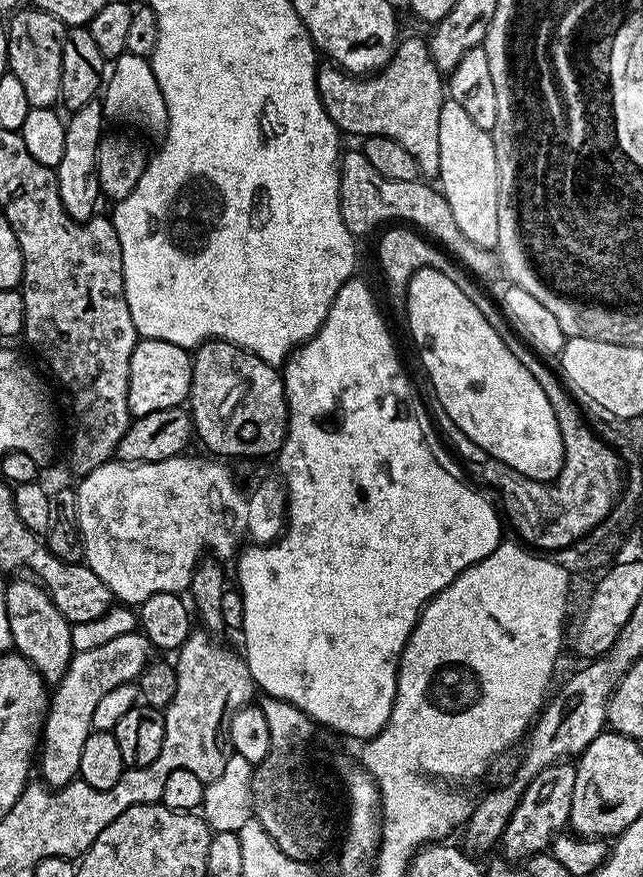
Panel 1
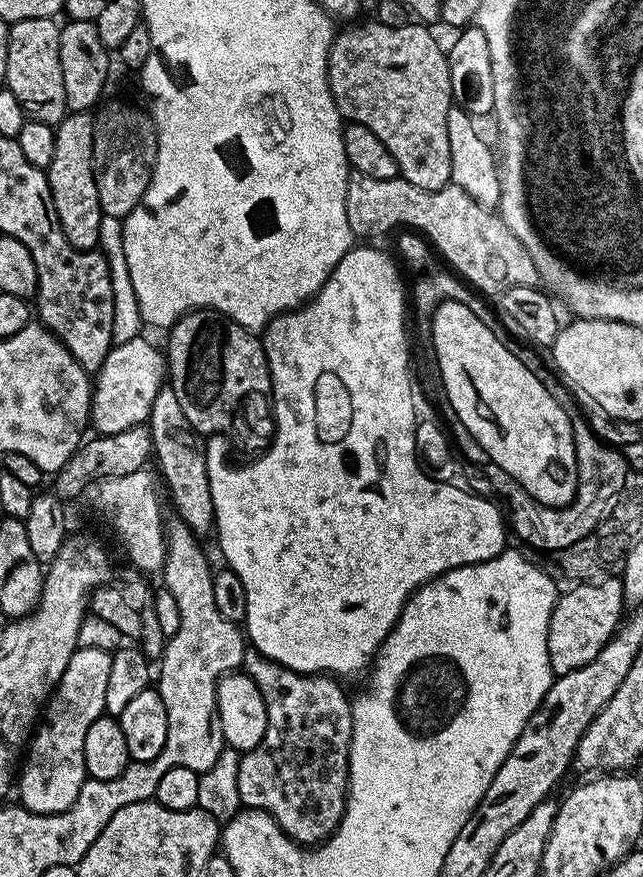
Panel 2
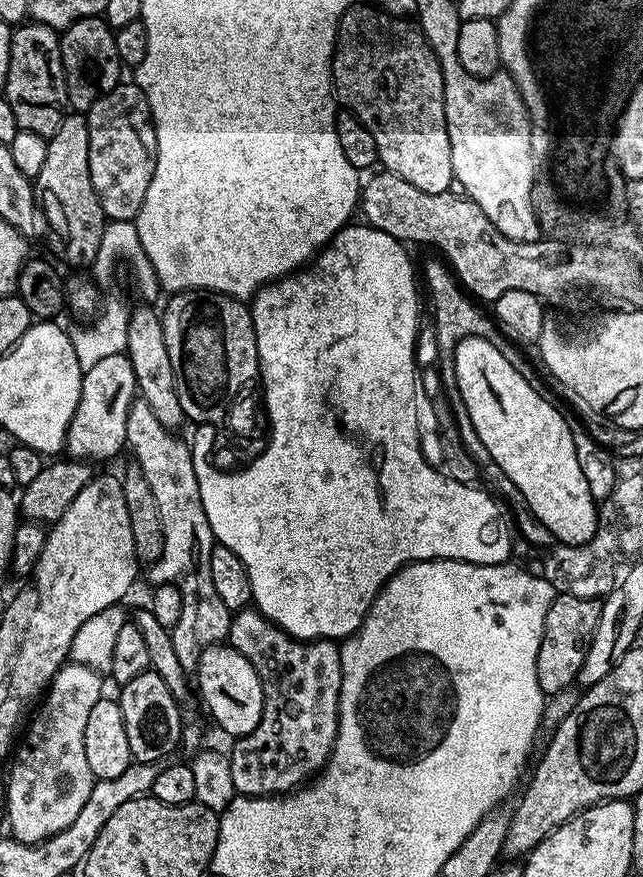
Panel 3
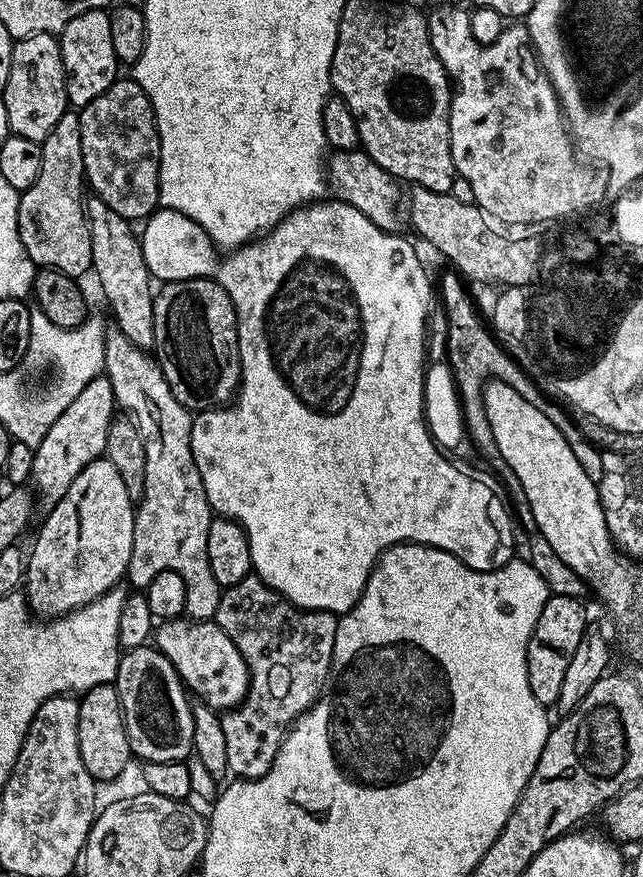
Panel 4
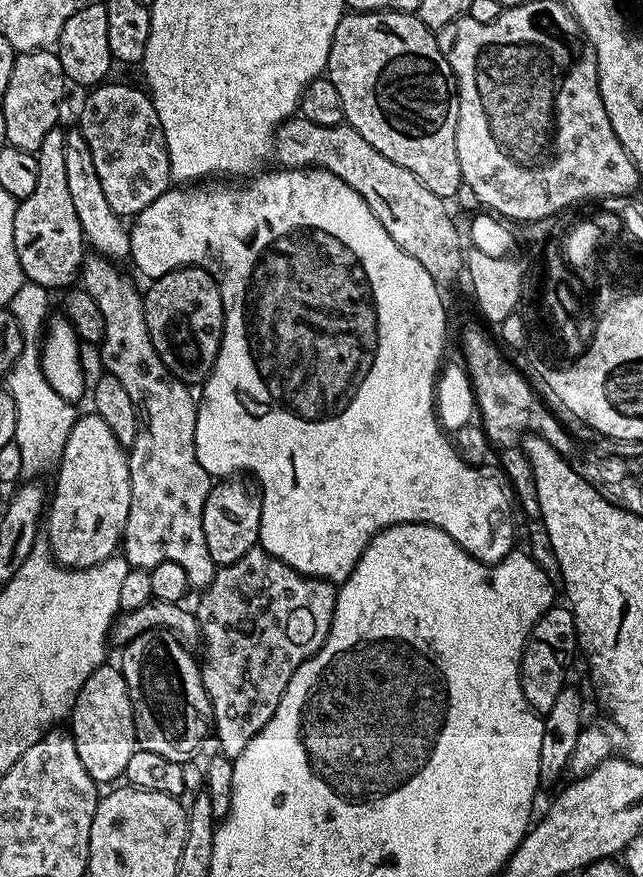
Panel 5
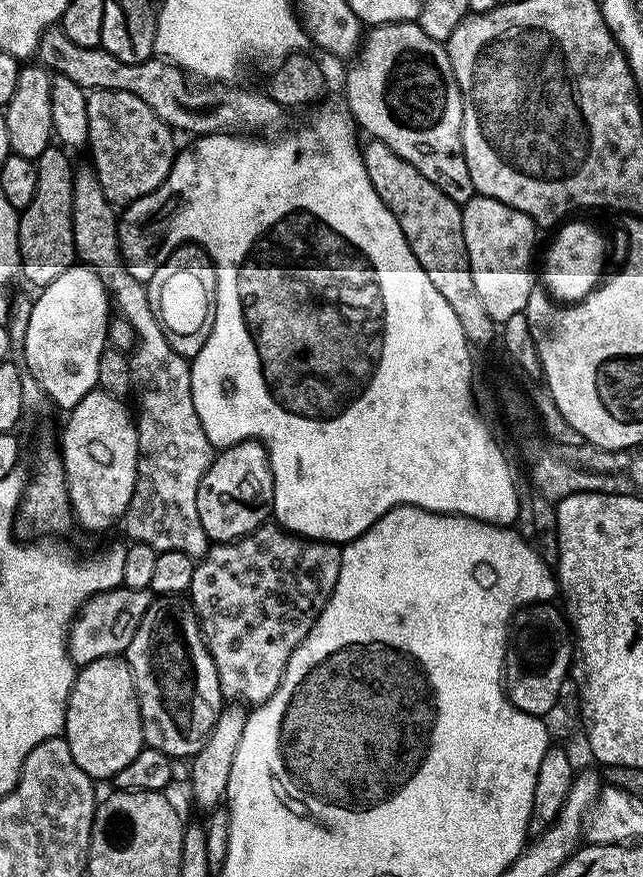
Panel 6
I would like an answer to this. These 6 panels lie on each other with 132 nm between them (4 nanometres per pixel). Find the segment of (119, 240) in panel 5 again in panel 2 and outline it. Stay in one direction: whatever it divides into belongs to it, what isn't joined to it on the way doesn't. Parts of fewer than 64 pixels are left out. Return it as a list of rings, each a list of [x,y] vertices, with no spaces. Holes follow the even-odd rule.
[[[171,386],[161,387],[160,393],[154,398],[154,406],[150,410],[150,414],[148,415],[146,426],[152,431],[152,449],[154,451],[154,464],[157,464],[160,467],[161,472],[164,474],[164,480],[162,476],[162,482],[168,486],[169,492],[172,494],[172,502],[176,506],[177,512],[175,512],[179,519],[182,519],[186,522],[188,526],[190,526],[190,530],[196,533],[197,537],[204,538],[204,535],[211,533],[213,531],[216,515],[214,514],[214,498],[210,492],[210,474],[207,470],[206,464],[206,440],[205,437],[201,436],[199,432],[194,430],[194,426],[190,426],[190,421],[187,420],[185,412],[182,411],[182,405],[178,403],[178,394],[174,394],[174,390]]]

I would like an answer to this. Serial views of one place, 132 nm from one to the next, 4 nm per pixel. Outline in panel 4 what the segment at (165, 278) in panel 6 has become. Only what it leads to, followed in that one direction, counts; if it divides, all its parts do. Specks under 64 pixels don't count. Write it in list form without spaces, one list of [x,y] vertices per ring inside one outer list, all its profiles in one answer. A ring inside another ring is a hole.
[[[212,278],[195,280],[173,280],[154,296],[154,342],[152,348],[174,398],[182,402],[189,412],[207,412],[209,408],[227,405],[235,397],[240,387],[240,351],[238,350],[238,330],[236,311],[230,302],[230,294],[222,290]]]

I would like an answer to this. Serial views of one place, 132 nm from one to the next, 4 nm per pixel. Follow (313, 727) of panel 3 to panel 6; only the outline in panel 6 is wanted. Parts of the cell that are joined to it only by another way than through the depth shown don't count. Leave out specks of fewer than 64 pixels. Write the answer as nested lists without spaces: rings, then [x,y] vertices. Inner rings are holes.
[[[269,522],[261,528],[256,528],[250,534],[246,534],[240,540],[231,540],[228,544],[213,543],[205,556],[199,557],[192,587],[190,589],[190,603],[196,609],[200,617],[200,629],[204,631],[204,640],[208,643],[208,652],[214,658],[214,666],[218,670],[218,682],[223,699],[228,702],[239,702],[245,706],[264,704],[278,690],[282,682],[282,674],[286,670],[286,662],[290,662],[290,654],[294,654],[296,647],[310,634],[312,627],[320,616],[320,611],[326,606],[334,586],[338,582],[338,570],[340,569],[340,554],[342,548],[339,544],[325,544],[323,540],[306,540],[303,536],[296,536],[293,532],[287,532],[285,528]]]

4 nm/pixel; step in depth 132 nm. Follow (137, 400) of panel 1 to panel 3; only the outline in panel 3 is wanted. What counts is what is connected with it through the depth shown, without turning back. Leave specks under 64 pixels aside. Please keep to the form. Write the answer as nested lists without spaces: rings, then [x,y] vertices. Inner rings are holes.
[[[124,352],[110,354],[110,358],[102,358],[102,362],[84,369],[78,410],[74,410],[74,418],[68,427],[67,455],[78,460],[97,462],[125,451],[128,442],[126,418],[137,398],[134,366],[130,366],[130,358]]]

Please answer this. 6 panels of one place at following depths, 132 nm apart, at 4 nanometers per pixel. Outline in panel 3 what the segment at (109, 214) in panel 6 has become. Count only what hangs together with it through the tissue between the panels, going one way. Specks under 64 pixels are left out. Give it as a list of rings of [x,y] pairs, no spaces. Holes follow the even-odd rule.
[[[137,398],[126,418],[127,447],[132,448],[134,461],[150,484],[161,515],[165,545],[162,556],[154,561],[146,574],[153,585],[173,584],[182,594],[182,618],[178,626],[170,629],[178,662],[185,670],[195,670],[202,650],[227,641],[232,625],[233,609],[222,602],[218,589],[210,578],[210,554],[214,537],[210,522],[206,522],[206,510],[202,510],[202,494],[198,494],[198,478],[194,474],[192,449],[179,440],[171,428],[162,426],[158,417],[146,402]]]

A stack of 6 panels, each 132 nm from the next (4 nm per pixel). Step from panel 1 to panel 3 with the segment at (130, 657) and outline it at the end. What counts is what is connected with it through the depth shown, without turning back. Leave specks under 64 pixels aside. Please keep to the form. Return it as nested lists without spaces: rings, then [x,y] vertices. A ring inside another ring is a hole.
[[[65,663],[58,670],[56,677],[48,685],[46,695],[39,705],[40,713],[31,717],[14,755],[11,757],[12,769],[8,772],[8,828],[13,840],[24,844],[37,844],[70,826],[82,806],[86,806],[86,798],[90,798],[90,790],[94,777],[89,764],[86,763],[86,722],[90,718],[90,710],[94,702],[105,695],[101,673],[81,664]]]

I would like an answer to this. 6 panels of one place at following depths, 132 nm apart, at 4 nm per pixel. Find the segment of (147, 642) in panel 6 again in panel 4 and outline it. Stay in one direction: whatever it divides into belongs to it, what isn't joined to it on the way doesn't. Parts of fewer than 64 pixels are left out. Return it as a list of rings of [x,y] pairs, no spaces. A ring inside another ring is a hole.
[[[155,646],[129,648],[120,657],[120,665],[114,681],[120,699],[120,708],[124,711],[124,729],[130,742],[133,757],[140,762],[187,761],[193,755],[194,718],[189,693],[174,670],[170,658],[162,654]]]

